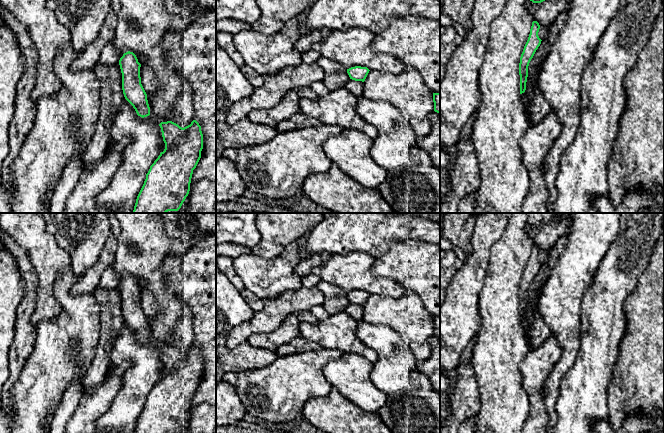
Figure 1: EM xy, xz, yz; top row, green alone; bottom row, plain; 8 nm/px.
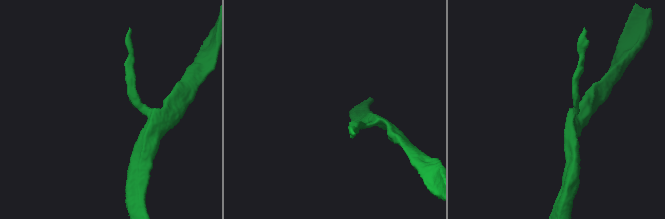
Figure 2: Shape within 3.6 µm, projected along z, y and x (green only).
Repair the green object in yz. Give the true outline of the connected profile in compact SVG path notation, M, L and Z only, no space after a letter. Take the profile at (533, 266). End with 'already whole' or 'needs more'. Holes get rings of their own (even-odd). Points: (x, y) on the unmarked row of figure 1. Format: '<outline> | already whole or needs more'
M533 245L528 264L524 270L523 276L520 281L519 287L520 318L524 317L526 314L528 290L542 265L538 260L539 253L540 253L539 247L537 245Z | already whole

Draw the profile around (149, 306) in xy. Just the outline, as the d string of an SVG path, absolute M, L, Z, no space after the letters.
M146 286L141 288L140 291L141 308L146 318L152 317L160 311L160 307L154 300L152 293Z

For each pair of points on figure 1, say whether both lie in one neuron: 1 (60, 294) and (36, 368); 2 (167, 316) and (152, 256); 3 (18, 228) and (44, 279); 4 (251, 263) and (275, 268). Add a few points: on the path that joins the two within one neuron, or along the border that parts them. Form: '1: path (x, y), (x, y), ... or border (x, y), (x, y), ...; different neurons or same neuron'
1: path (72, 312), (72, 332), (54, 350); same neuron
2: path (167, 301), (152, 278), (152, 271); same neuron
3: path (31, 241), (44, 254), (44, 266); same neuron
4: path (257, 267), (269, 268); same neuron

